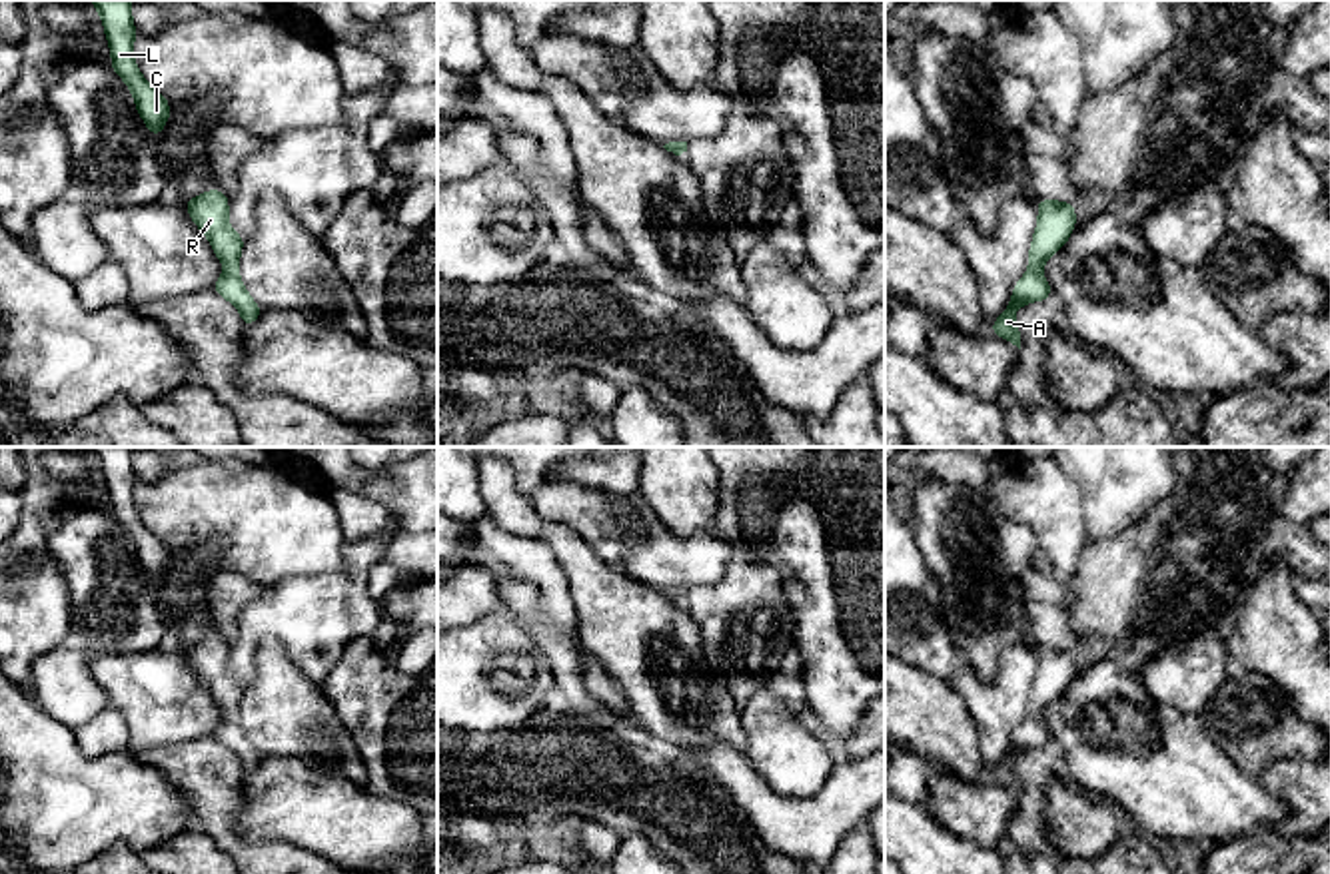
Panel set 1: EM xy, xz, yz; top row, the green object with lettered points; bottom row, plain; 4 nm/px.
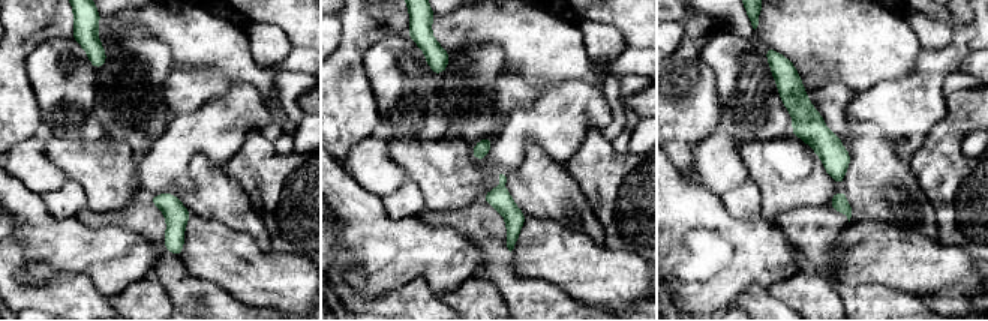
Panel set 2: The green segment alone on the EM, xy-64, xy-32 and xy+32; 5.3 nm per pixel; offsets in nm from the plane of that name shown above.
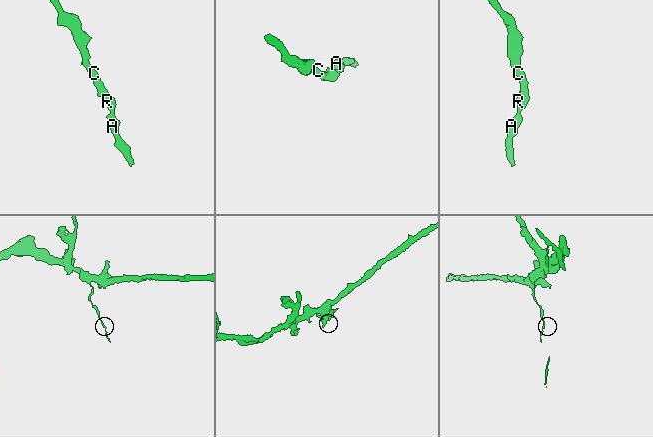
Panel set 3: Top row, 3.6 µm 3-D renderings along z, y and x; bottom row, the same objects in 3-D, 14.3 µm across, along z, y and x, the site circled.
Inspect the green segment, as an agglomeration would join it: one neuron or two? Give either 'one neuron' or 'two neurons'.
one neuron

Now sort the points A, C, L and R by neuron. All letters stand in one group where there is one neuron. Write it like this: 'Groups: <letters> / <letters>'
Groups: A C L R

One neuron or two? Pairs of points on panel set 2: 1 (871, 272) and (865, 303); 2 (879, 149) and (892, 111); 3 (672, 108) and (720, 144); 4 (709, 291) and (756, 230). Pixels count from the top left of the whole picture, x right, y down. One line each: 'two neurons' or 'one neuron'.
1: two neurons
2: two neurons
3: two neurons
4: one neuron

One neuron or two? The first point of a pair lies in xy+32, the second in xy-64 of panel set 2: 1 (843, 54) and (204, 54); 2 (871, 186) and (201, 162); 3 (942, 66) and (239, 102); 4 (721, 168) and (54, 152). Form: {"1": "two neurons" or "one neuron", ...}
{"1": "one neuron", "2": "one neuron", "3": "one neuron", "4": "two neurons"}

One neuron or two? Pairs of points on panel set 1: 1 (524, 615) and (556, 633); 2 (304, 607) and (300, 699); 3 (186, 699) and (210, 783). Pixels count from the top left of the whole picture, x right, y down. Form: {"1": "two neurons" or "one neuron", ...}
{"1": "two neurons", "2": "two neurons", "3": "two neurons"}

